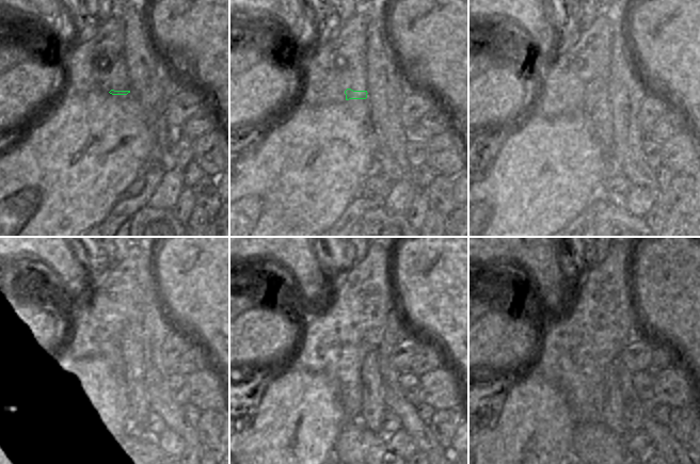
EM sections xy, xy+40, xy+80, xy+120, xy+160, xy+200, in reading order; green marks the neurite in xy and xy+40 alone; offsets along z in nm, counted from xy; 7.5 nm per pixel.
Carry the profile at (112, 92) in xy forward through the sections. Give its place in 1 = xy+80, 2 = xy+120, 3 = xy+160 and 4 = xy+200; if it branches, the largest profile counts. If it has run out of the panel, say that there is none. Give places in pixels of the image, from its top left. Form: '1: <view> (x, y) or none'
1: xy+80 (598, 107)
2: xy+120 (137, 408)
3: xy+160 (374, 406)
4: xy+200 (614, 405)

